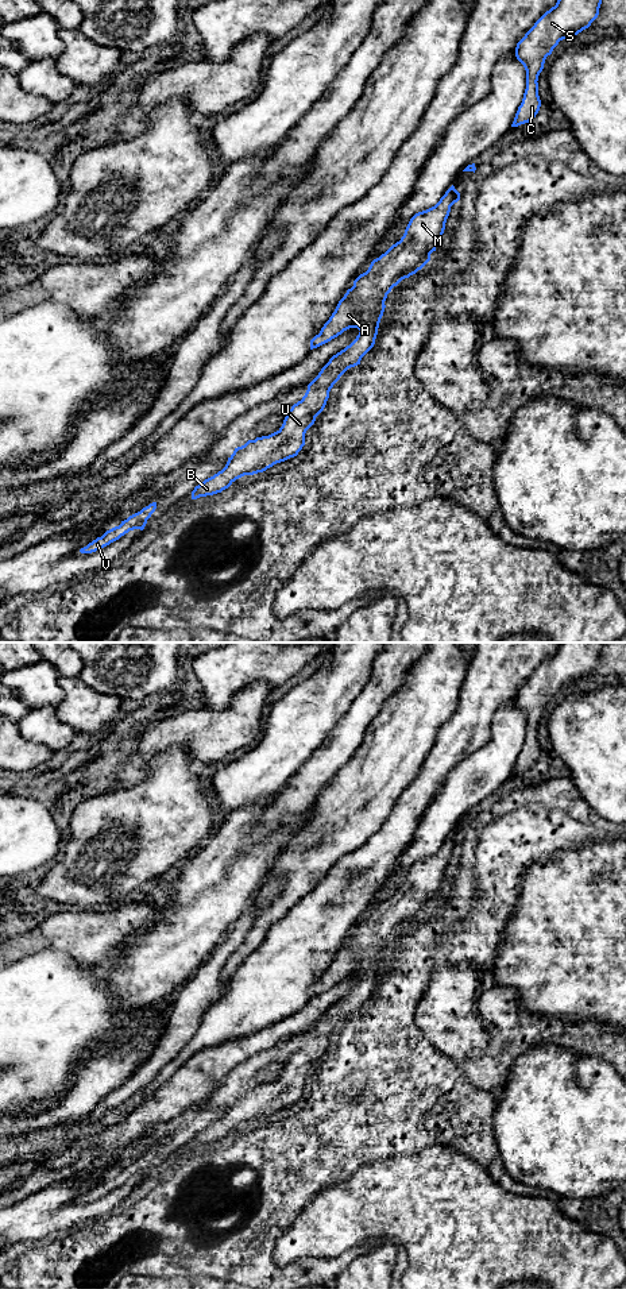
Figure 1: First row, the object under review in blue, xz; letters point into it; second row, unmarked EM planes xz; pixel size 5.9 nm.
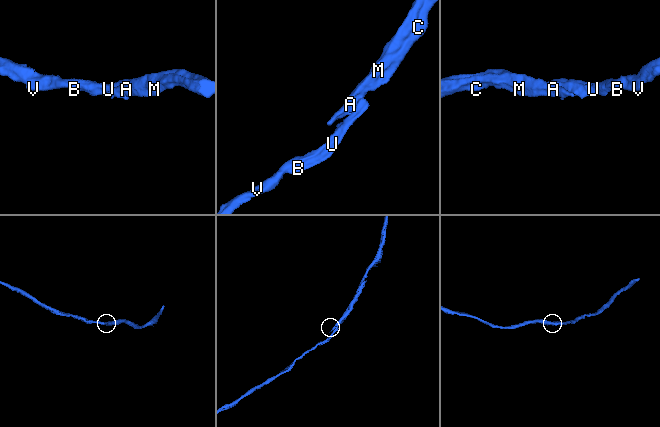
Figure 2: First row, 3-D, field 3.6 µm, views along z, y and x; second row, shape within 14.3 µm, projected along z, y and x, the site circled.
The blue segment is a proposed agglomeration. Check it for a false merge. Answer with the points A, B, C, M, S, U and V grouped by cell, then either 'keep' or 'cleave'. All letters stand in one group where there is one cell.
A B C M S U V | keep

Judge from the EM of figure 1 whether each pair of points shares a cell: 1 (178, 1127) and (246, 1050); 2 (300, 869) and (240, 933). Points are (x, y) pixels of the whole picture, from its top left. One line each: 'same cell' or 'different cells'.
1: different cells
2: different cells

